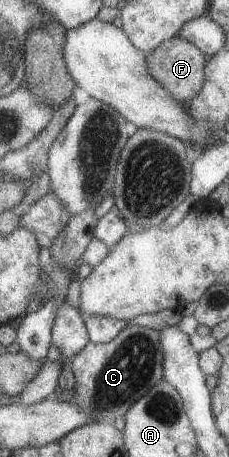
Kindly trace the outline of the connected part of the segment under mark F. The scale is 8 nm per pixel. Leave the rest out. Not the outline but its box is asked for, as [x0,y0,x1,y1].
[145,35,204,103]

